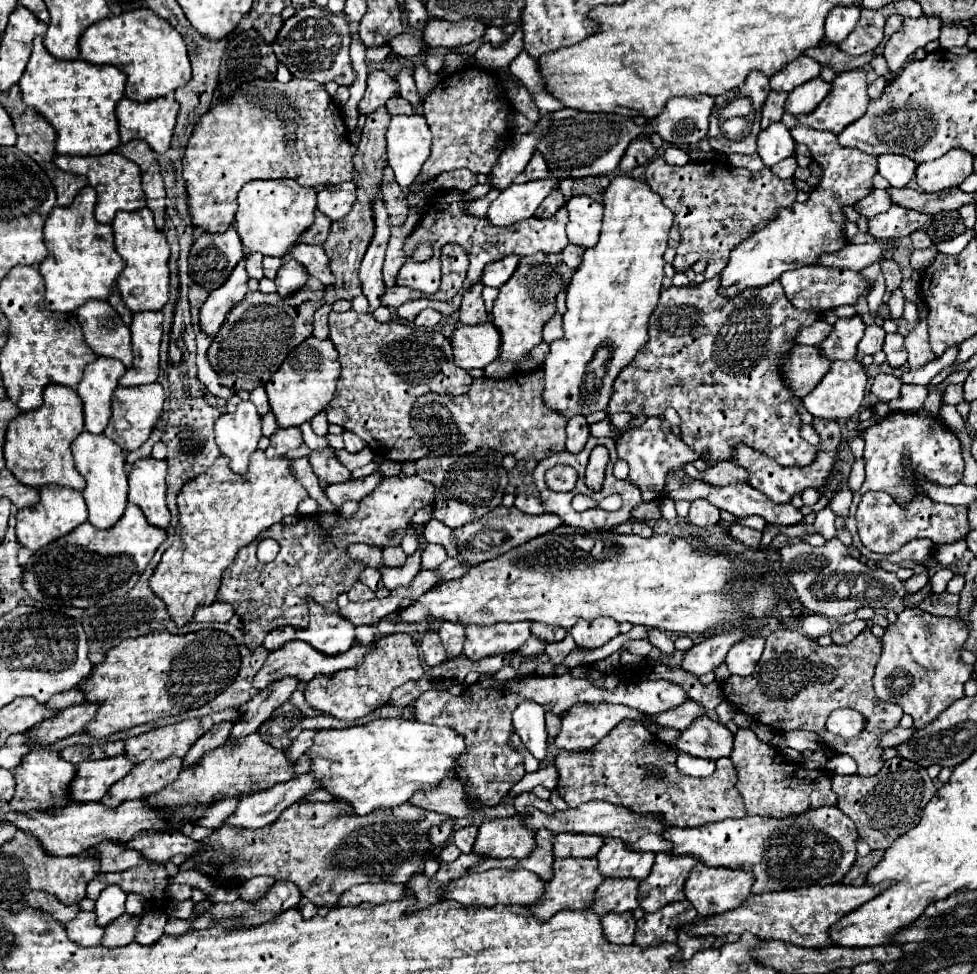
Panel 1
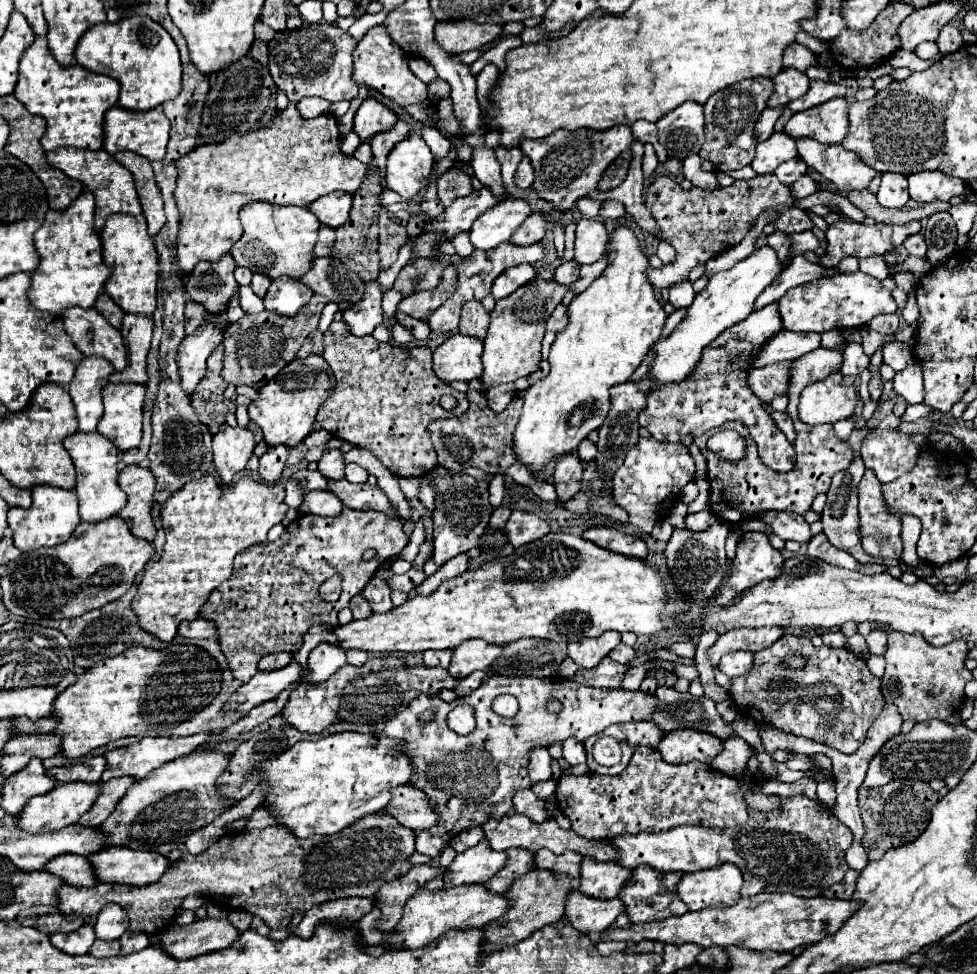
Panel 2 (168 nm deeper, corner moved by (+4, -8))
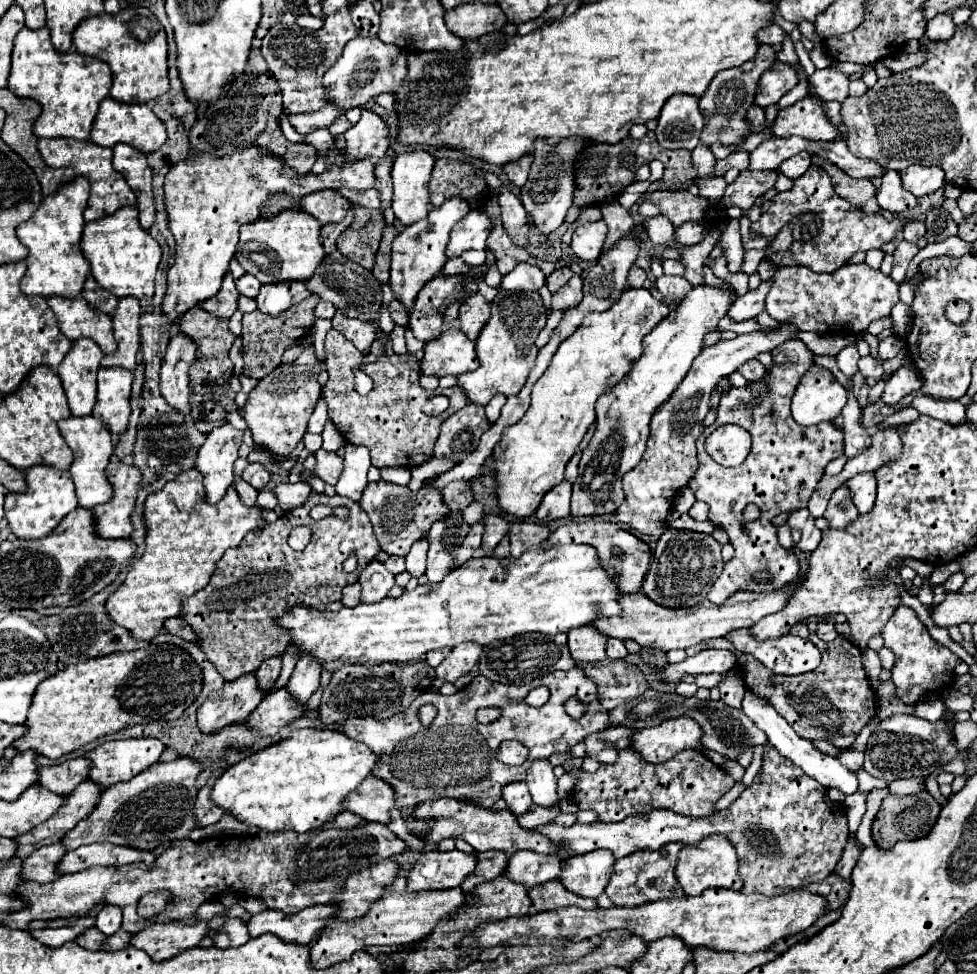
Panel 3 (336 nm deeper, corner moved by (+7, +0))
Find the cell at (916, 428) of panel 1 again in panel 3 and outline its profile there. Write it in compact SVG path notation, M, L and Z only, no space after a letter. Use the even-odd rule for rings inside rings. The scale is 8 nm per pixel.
M862 472L854 478L850 478L848 486L850 486L852 500L858 508L858 512L860 514L870 512L872 506L874 506L874 498L876 498L876 478L874 478L874 474Z

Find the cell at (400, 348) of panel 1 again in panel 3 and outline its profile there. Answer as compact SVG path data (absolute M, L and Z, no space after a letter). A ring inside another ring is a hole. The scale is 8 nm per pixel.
M330 328L324 340L326 352L326 370L328 382L324 386L322 398L328 406L328 418L336 424L338 432L350 444L366 446L372 454L372 466L386 468L386 466L404 466L414 468L432 458L434 444L438 440L440 424L452 416L456 410L468 404L466 394L462 388L438 388L438 390L424 390L420 386L420 362L412 354L394 354L394 356L380 356L376 362L364 364L362 352L354 348L350 340L346 340L336 328ZM360 368L374 380L374 388L368 396L360 396L354 390L354 370ZM436 394L444 394L450 398L450 406L440 416L426 416L422 406Z

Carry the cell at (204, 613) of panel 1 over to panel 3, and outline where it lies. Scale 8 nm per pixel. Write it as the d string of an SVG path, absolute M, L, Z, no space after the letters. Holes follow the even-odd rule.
M180 616L166 620L166 622L164 622L164 628L166 628L166 632L176 634L176 636L186 638L186 640L194 640L194 636L196 636L196 632L194 632L194 630L190 630L190 628L188 628L188 624L186 624Z

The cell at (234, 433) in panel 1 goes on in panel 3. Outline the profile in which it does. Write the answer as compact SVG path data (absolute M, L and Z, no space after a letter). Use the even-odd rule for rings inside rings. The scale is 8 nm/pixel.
M226 422L222 426L214 428L206 436L206 442L198 450L196 468L204 474L204 488L206 488L206 496L208 496L210 504L216 504L226 494L226 488L234 480L234 462L238 458L238 448L242 444L242 434L244 434L242 430L236 430L230 422Z

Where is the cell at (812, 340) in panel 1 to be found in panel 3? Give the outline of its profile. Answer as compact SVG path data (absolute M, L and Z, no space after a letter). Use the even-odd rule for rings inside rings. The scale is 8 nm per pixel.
M778 324L776 328L750 332L750 334L738 334L732 340L722 340L714 346L706 346L698 358L694 360L690 372L680 382L680 386L674 390L670 400L656 412L656 418L652 418L650 424L650 438L646 452L636 468L626 472L622 478L624 488L624 502L616 510L618 522L638 530L640 534L650 536L662 536L668 528L666 516L670 508L674 506L674 496L680 488L688 484L688 480L696 474L698 458L696 458L696 438L702 430L702 420L708 414L708 400L722 376L730 376L736 372L744 362L758 358L762 352L772 352L778 344L784 344L786 340L792 340L798 336L798 328L794 324Z

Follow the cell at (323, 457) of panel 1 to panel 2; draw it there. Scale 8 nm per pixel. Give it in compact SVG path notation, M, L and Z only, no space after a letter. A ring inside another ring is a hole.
M337 480L337 482L329 482L329 488L351 510L377 510L377 512L385 512L387 516L399 518L397 508L391 504L387 494L379 486L371 486L367 482L349 484L347 480Z

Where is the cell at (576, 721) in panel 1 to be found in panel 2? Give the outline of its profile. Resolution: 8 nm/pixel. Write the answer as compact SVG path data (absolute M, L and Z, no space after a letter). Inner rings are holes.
M565 740L563 742L563 758L571 766L585 762L585 748L583 748L583 744L577 742L577 740Z

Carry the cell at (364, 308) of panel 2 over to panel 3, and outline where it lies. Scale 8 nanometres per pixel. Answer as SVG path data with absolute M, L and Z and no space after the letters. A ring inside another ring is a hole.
M336 312L334 318L332 318L332 326L342 332L348 340L354 342L354 346L360 350L360 352L370 352L370 346L372 342L376 340L376 324L366 324L362 320L354 320L354 318L348 318L348 316L342 316L342 312Z

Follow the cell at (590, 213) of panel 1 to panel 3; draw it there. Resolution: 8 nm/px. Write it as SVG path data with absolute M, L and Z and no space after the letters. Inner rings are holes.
M602 220L598 222L586 222L582 226L578 226L572 234L572 244L570 248L574 250L574 254L584 260L584 262L592 262L600 256L604 238L606 238L606 224Z

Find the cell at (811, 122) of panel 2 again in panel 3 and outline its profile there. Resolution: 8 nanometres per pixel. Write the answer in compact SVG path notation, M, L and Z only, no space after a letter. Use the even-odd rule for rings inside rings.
M812 96L780 110L772 132L780 138L796 134L806 140L834 140L838 136L838 128L834 128L834 124L826 120L826 112L822 112L822 100Z

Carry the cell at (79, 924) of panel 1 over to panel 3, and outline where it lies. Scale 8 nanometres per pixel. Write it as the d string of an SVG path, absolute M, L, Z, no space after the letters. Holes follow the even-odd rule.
M70 926L70 928L42 928L42 930L32 930L30 934L40 940L46 946L62 946L68 940L76 940L88 926Z

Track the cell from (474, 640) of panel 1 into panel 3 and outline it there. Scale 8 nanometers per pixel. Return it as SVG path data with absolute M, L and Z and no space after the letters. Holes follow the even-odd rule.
M474 642L458 644L456 648L450 650L450 654L436 668L438 678L442 678L446 682L454 682L464 672L470 672L474 668L474 664L478 662L480 654L482 654L482 646L480 644L474 644Z

